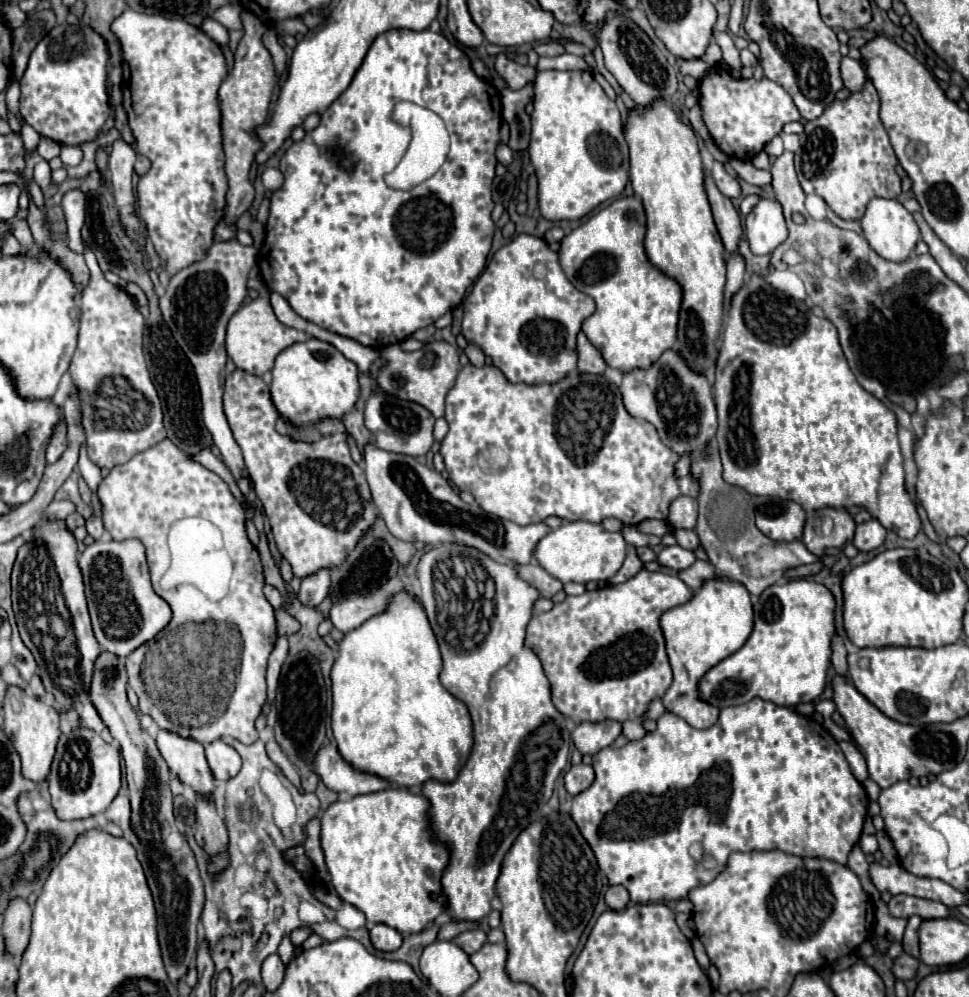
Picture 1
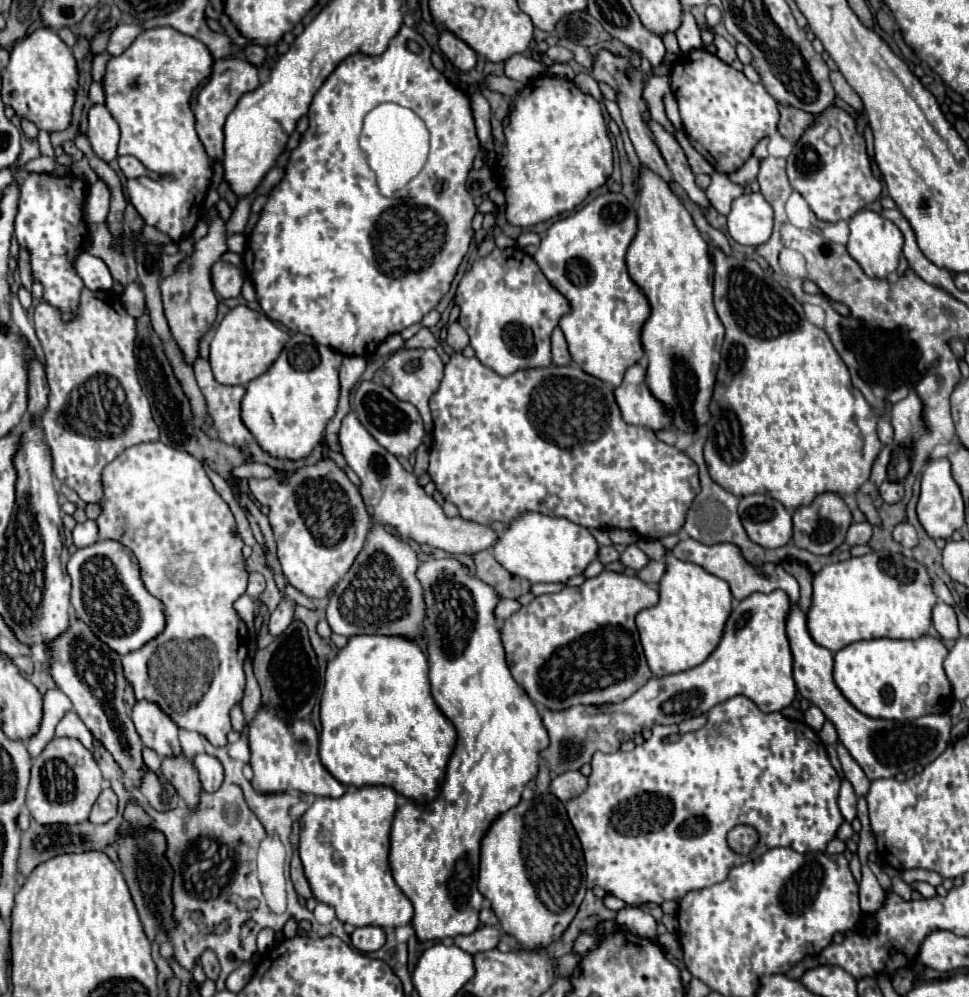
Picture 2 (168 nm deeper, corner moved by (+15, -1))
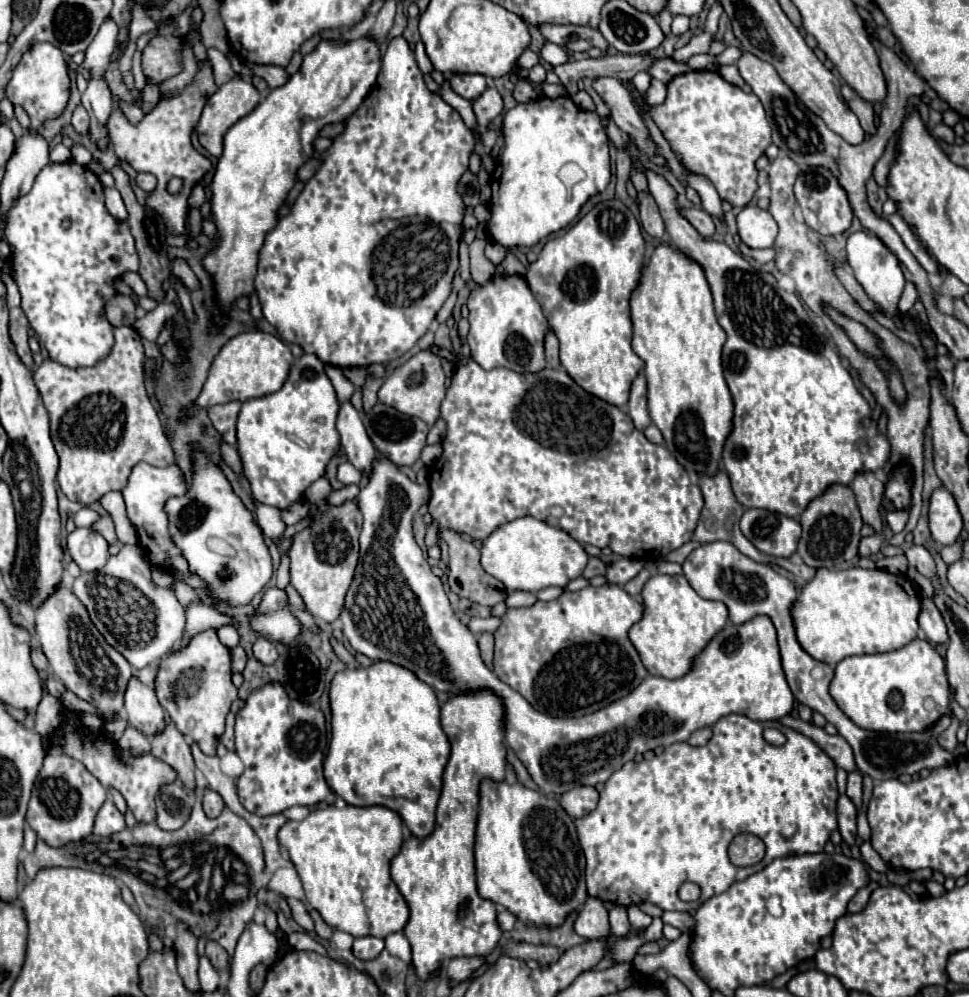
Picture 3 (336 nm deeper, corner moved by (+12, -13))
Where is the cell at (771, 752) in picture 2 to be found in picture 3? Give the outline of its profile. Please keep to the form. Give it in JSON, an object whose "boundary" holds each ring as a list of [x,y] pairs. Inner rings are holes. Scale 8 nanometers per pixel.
{"boundary":[[[728,714],[714,724],[714,736],[702,748],[676,742],[652,760],[642,760],[640,764],[634,760],[626,762],[604,784],[596,810],[576,820],[578,840],[586,858],[588,894],[622,906],[652,902],[662,910],[694,914],[708,898],[722,894],[732,882],[760,872],[776,858],[824,850],[830,832],[838,828],[836,800],[836,764],[812,738],[780,722],[764,724],[742,714]],[[766,726],[778,728],[786,736],[786,742],[782,746],[768,744],[762,738]],[[746,832],[766,844],[766,856],[754,866],[738,868],[728,858],[728,844],[736,834]],[[682,882],[698,884],[702,890],[700,900],[682,902],[678,898]]]}

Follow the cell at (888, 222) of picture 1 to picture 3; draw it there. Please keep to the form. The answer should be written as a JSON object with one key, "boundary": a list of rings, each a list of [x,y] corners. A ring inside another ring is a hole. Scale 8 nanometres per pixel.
{"boundary":[[[870,232],[850,234],[848,244],[846,244],[846,252],[848,252],[848,264],[850,264],[852,272],[854,272],[854,278],[864,288],[868,298],[880,308],[882,314],[894,318],[900,294],[904,290],[904,284],[906,284],[906,280],[902,276],[902,270],[900,270],[900,266],[896,262],[896,256],[880,242],[880,238],[876,238]]]}

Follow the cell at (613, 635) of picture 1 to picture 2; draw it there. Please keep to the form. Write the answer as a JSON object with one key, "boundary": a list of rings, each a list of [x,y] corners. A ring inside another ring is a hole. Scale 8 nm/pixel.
{"boundary":[[[601,572],[597,578],[587,578],[581,586],[577,588],[565,588],[561,590],[559,594],[545,594],[545,596],[537,596],[531,604],[527,606],[521,606],[519,612],[515,612],[511,618],[507,618],[503,622],[503,628],[501,628],[501,638],[503,638],[503,646],[505,646],[505,654],[507,654],[507,664],[509,664],[509,670],[513,674],[513,678],[527,690],[527,694],[533,698],[533,702],[545,706],[547,710],[551,712],[557,712],[557,710],[567,710],[571,706],[577,706],[577,704],[583,704],[583,706],[607,706],[607,704],[617,704],[617,702],[623,702],[625,698],[629,698],[633,692],[637,692],[653,674],[647,666],[647,660],[645,660],[645,654],[643,654],[643,646],[641,646],[641,640],[639,640],[639,632],[637,632],[637,626],[635,626],[635,616],[645,610],[645,608],[651,608],[659,602],[659,592],[655,588],[651,588],[649,584],[645,584],[641,578],[637,576],[627,576],[627,574],[619,574],[619,572]]]}

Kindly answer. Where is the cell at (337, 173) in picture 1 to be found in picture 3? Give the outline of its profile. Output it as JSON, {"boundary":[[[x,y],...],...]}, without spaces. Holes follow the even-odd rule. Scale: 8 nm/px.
{"boundary":[[[402,36],[390,40],[386,54],[382,58],[382,70],[378,74],[378,82],[360,108],[346,120],[346,130],[334,138],[334,144],[322,154],[320,170],[306,182],[302,194],[294,202],[290,214],[278,222],[274,230],[270,230],[264,238],[264,246],[260,250],[258,274],[254,278],[256,294],[262,304],[264,318],[278,330],[278,334],[292,344],[304,348],[306,354],[316,354],[322,362],[334,364],[340,368],[348,366],[370,366],[374,362],[390,362],[406,354],[430,328],[436,312],[442,308],[446,298],[450,296],[452,278],[458,268],[458,240],[462,234],[462,216],[464,202],[460,194],[456,194],[456,182],[460,174],[468,168],[470,154],[474,152],[474,136],[472,130],[464,124],[460,114],[448,106],[438,94],[430,92],[422,80],[422,72],[416,64],[408,42]]]}

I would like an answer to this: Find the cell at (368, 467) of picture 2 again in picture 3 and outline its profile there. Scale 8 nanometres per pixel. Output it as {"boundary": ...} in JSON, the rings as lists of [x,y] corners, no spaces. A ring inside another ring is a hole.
{"boundary":[[[350,402],[340,404],[338,420],[336,420],[336,430],[342,436],[342,448],[348,456],[348,460],[358,468],[370,472],[372,458],[376,456],[376,448],[372,446],[366,428],[362,424],[360,414]]]}

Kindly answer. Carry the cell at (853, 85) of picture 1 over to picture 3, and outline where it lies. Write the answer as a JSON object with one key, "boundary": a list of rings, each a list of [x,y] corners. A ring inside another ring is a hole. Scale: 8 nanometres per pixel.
{"boundary":[[[848,84],[842,86],[842,96],[846,98],[846,102],[850,104],[852,112],[858,116],[862,128],[866,134],[874,136],[876,134],[876,124],[874,124],[874,110],[872,110],[872,104],[866,102],[864,98],[860,98]]]}

